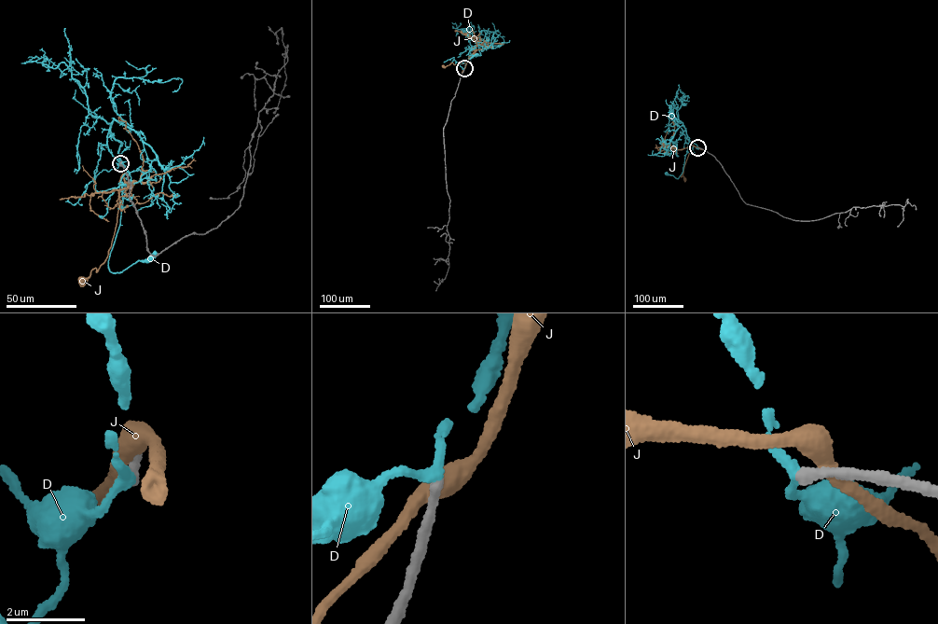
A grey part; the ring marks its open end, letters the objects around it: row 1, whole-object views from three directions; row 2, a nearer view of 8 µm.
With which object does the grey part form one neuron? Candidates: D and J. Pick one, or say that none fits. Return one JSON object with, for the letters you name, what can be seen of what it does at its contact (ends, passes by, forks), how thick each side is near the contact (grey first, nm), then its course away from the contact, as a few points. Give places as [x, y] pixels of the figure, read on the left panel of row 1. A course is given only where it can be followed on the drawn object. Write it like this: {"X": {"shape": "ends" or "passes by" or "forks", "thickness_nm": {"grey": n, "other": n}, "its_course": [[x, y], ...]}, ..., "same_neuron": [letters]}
{"D": {"shape": "passes by", "thickness_nm": {"grey": 240, "other": 240}, "its_course": [[120, 163], [119, 154], [119, 159], [131, 179], [123, 197], [109, 269], [112, 272], [120, 272], [153, 256]]}, "same_neuron": ["D"]}

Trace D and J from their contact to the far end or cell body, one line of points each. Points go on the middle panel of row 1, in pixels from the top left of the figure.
D: (464, 68), (468, 59), (470, 62), (455, 63), (476, 54)
J: (464, 68), (469, 61), (443, 66)

